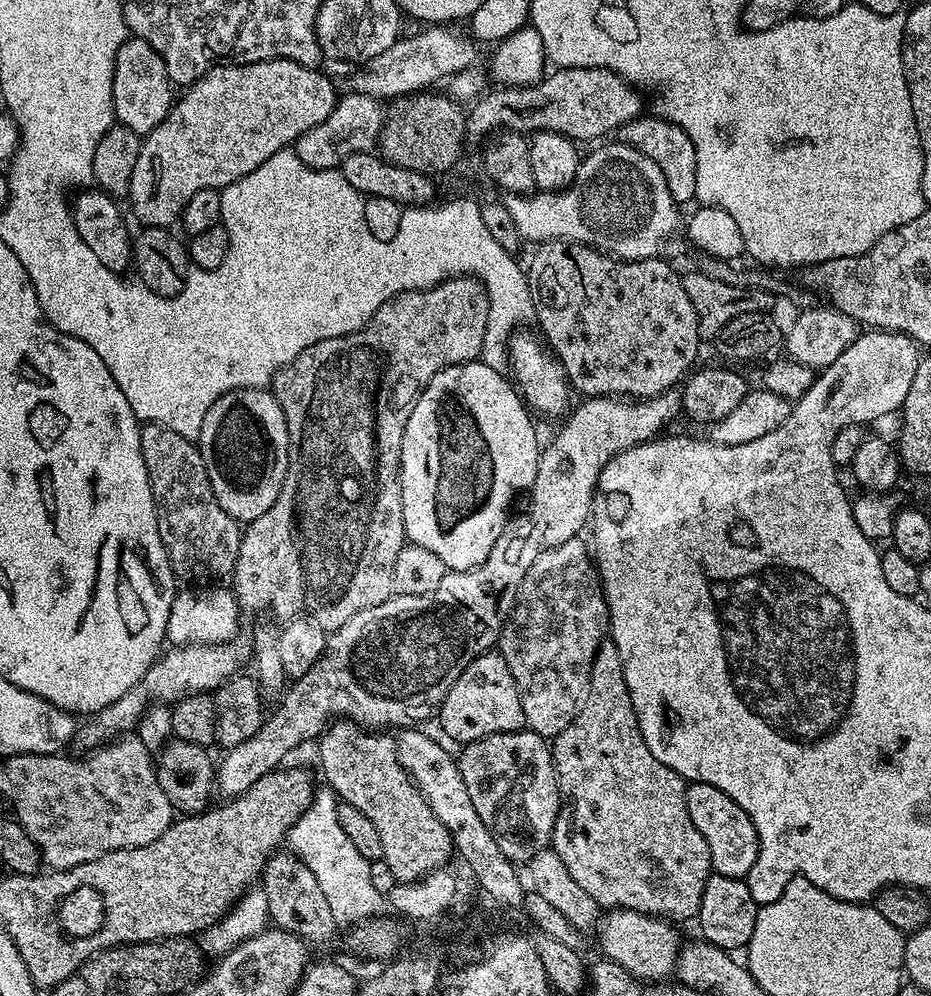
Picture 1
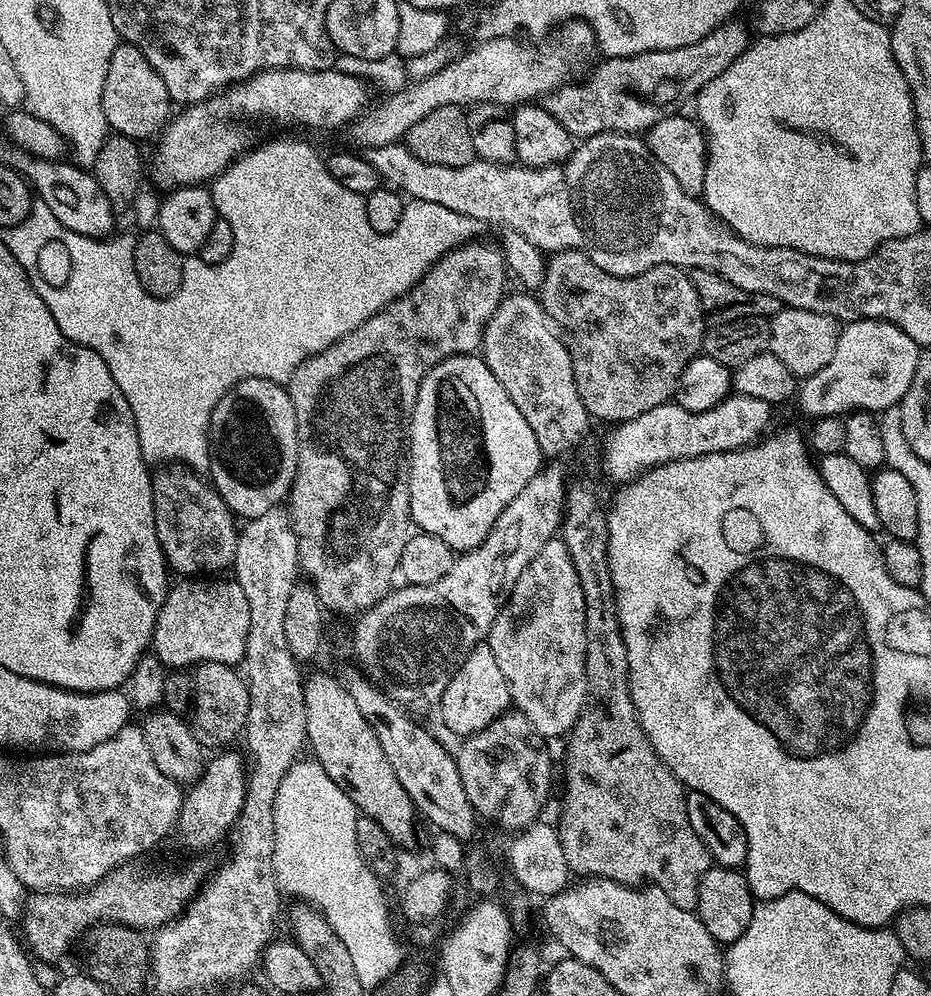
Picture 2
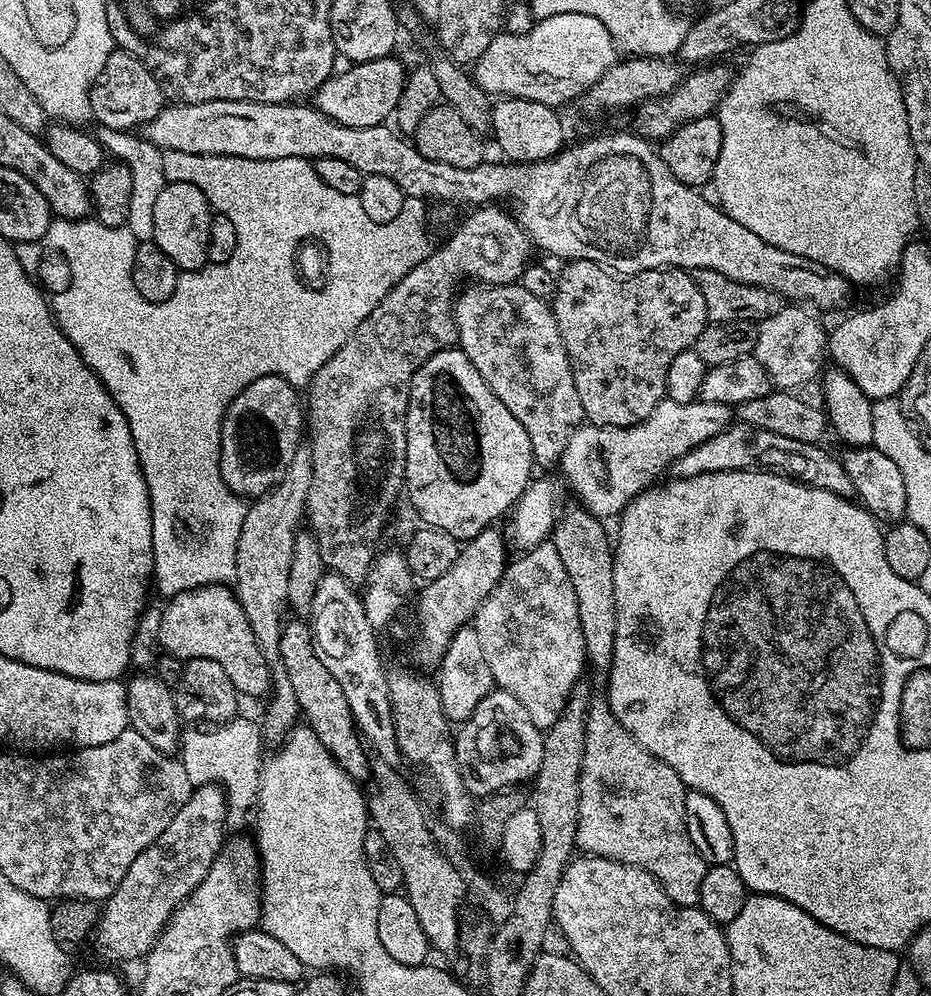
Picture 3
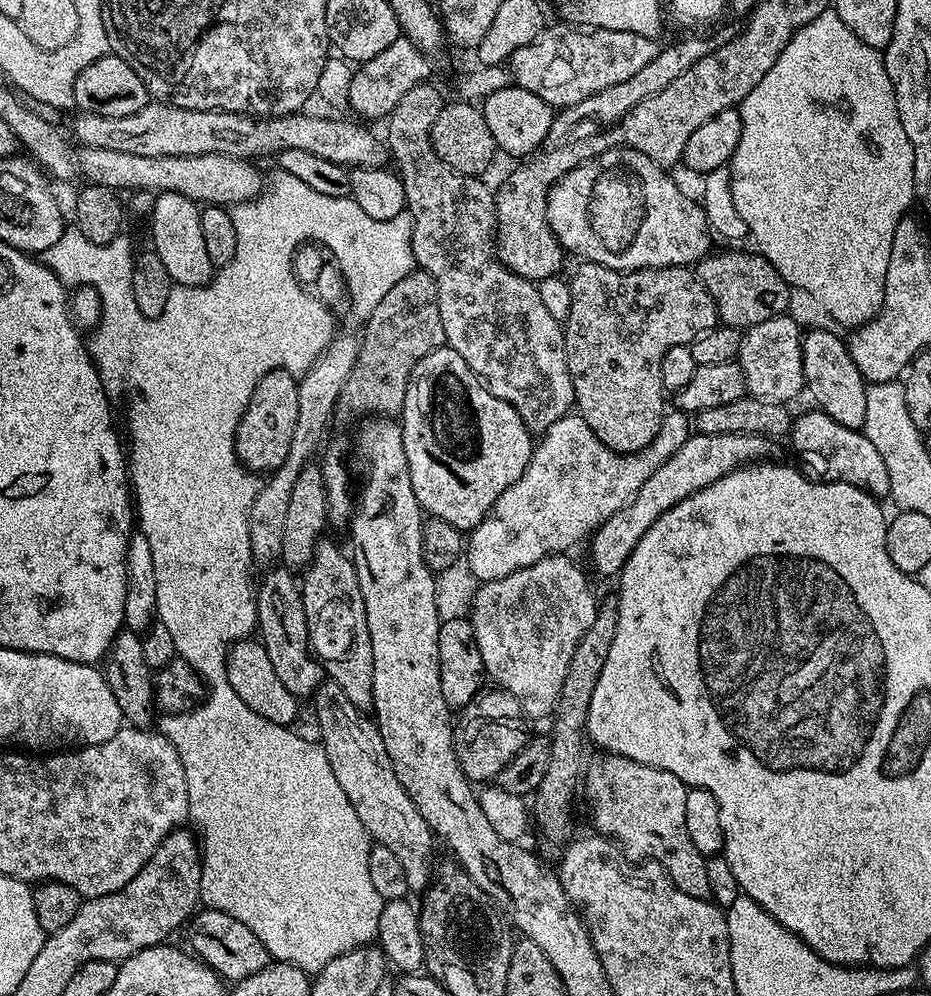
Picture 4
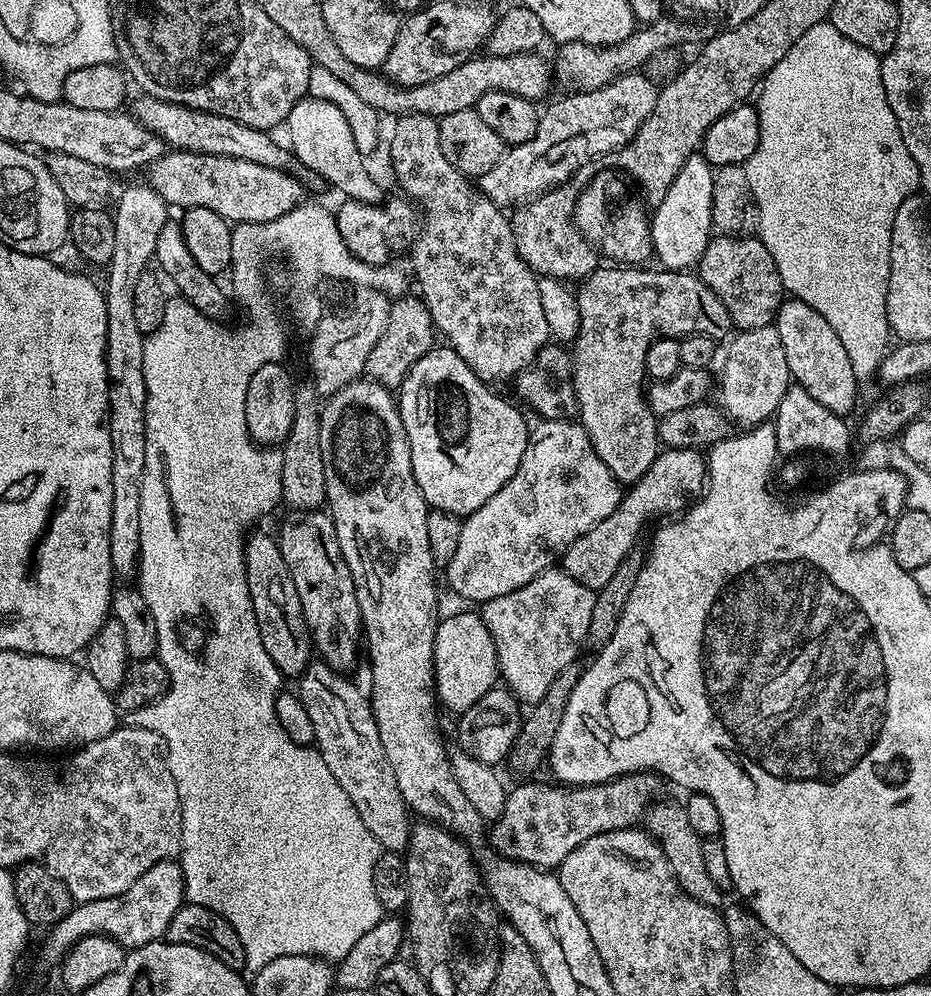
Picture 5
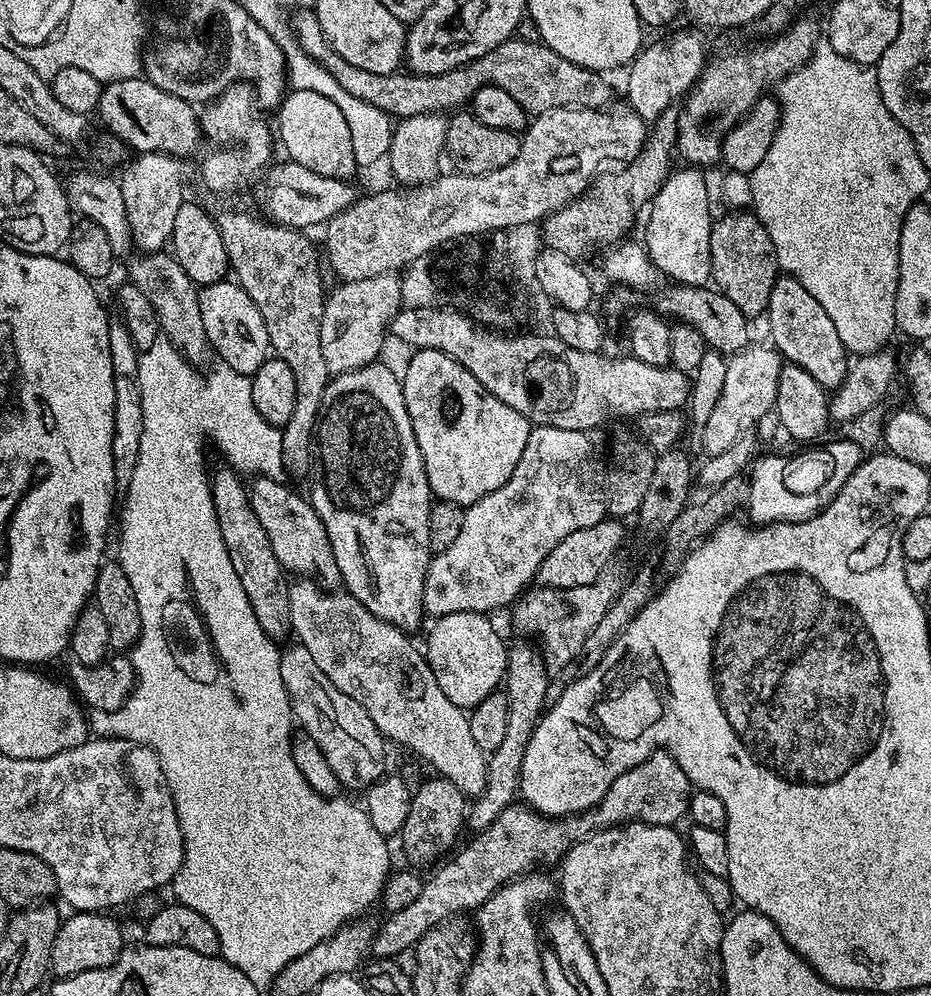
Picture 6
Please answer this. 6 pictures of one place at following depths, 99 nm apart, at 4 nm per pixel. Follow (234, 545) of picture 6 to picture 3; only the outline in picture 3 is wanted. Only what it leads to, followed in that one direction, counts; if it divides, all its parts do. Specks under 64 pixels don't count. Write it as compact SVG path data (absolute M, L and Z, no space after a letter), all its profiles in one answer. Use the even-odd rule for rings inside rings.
M289 619L281 630L280 661L286 670L286 678L290 678L290 686L294 686L294 698L298 698L303 719L308 719L305 720L307 727L314 730L318 742L322 742L322 746L336 759L347 776L357 782L367 781L370 776L369 753L362 743L360 733L356 731L350 706L346 706L346 698L342 695L342 686L338 686L334 674L330 674L330 670L318 662L318 654L312 645L311 627L303 619Z

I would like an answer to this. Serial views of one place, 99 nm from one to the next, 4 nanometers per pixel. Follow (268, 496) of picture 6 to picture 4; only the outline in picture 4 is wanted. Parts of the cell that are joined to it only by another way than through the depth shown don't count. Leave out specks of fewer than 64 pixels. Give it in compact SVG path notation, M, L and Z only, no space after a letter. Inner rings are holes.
M328 539L317 542L312 561L302 572L300 597L306 610L308 641L327 679L339 686L356 708L368 710L372 706L374 654L370 646L370 630L366 626L366 602L362 602L362 590L358 586L356 565L352 563L351 555Z

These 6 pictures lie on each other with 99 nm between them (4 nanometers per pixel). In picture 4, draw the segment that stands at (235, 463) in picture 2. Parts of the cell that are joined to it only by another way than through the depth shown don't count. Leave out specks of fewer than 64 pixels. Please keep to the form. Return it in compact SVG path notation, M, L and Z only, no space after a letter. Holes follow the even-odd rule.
M276 368L260 379L238 422L236 453L240 463L249 472L275 472L282 466L282 462L286 462L286 454L290 454L290 438L294 438L294 426L298 426L298 380L286 369Z

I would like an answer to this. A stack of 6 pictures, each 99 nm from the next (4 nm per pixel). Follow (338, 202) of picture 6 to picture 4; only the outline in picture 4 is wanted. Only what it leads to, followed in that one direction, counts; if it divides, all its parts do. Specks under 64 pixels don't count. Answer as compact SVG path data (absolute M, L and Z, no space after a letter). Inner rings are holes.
M80 146L75 149L76 166L88 184L123 190L177 192L204 206L231 206L252 200L265 191L266 180L260 177L253 161L226 154L198 154L197 156L143 156L126 154L123 150L106 150L102 146Z

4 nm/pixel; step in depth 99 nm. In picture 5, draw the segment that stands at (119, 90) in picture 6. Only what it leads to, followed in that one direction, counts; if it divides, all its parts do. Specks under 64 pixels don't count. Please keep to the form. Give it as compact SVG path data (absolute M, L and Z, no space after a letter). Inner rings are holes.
M147 94L137 95L137 100L133 99L130 104L131 115L136 117L138 123L146 126L146 130L150 130L158 139L164 141L169 149L179 150L182 152L201 152L202 154L218 154L226 158L242 158L242 162L258 162L258 166L270 166L274 170L282 170L283 172L290 172L309 193L320 192L326 188L324 178L320 177L314 170L310 170L307 166L295 156L285 145L279 144L275 140L271 131L255 128L254 126L246 126L242 122L238 122L234 118L226 118L222 114L214 114L213 112L199 112L193 108L187 108L181 104L174 102L166 102L159 100Z

